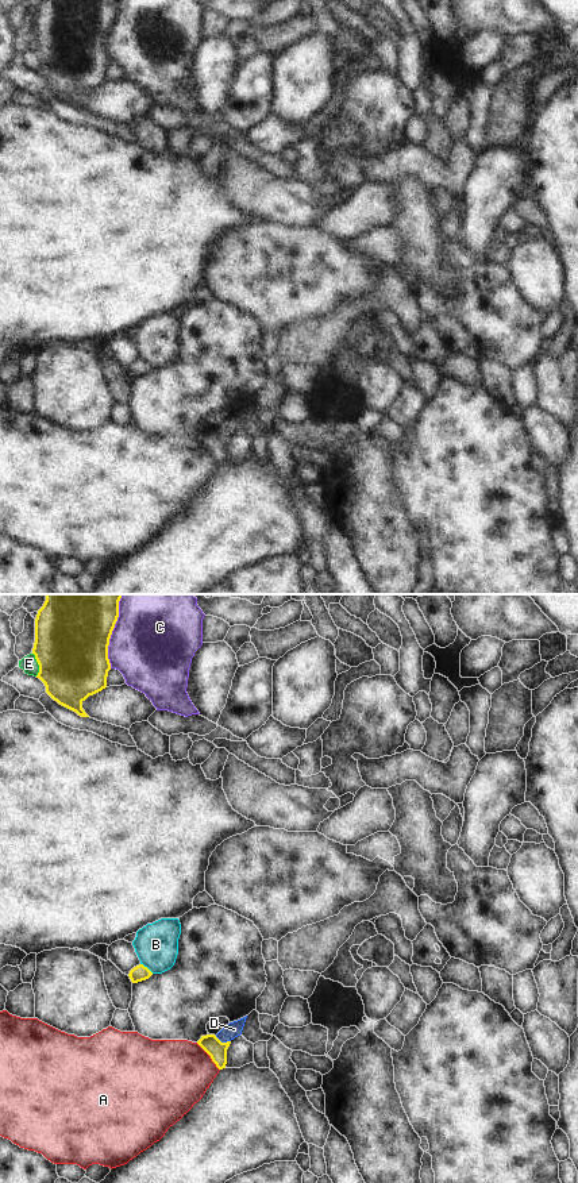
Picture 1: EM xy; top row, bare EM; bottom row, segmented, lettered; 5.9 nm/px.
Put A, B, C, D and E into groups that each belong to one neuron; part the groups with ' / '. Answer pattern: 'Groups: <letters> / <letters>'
Groups: A / B / C / D / E.

